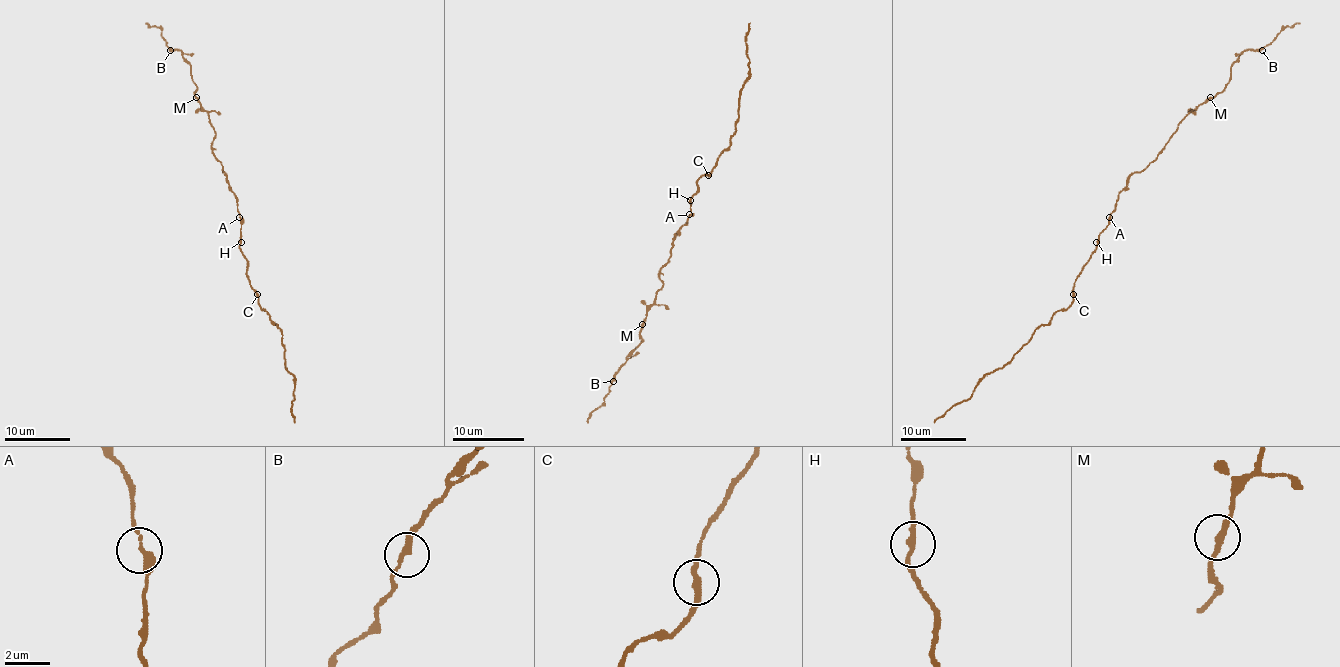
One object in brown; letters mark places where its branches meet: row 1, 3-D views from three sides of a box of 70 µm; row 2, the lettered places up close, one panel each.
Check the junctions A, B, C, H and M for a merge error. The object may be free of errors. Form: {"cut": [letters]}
{"cut": []}

